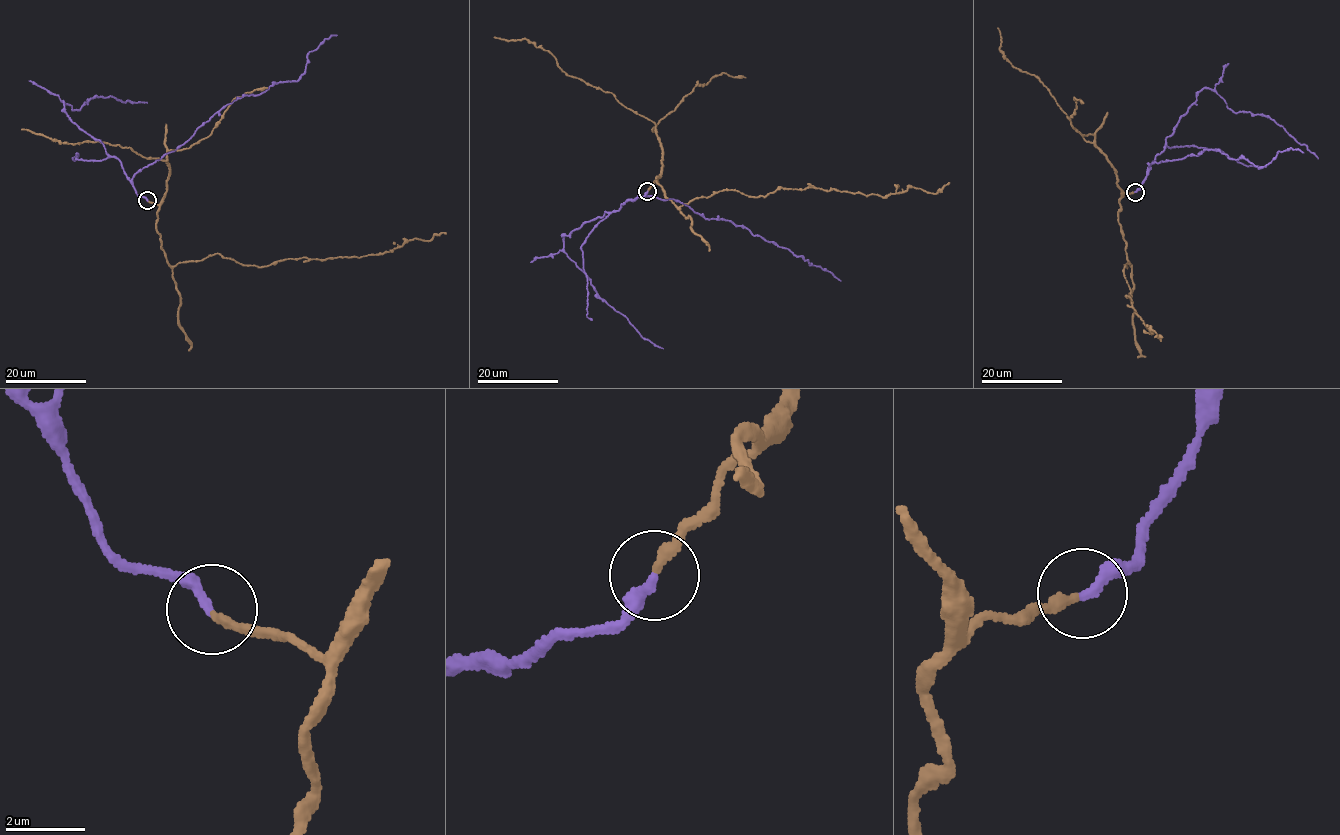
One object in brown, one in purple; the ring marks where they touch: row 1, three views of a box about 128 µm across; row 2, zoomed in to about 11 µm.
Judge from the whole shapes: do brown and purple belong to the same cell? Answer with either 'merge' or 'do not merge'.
merge

